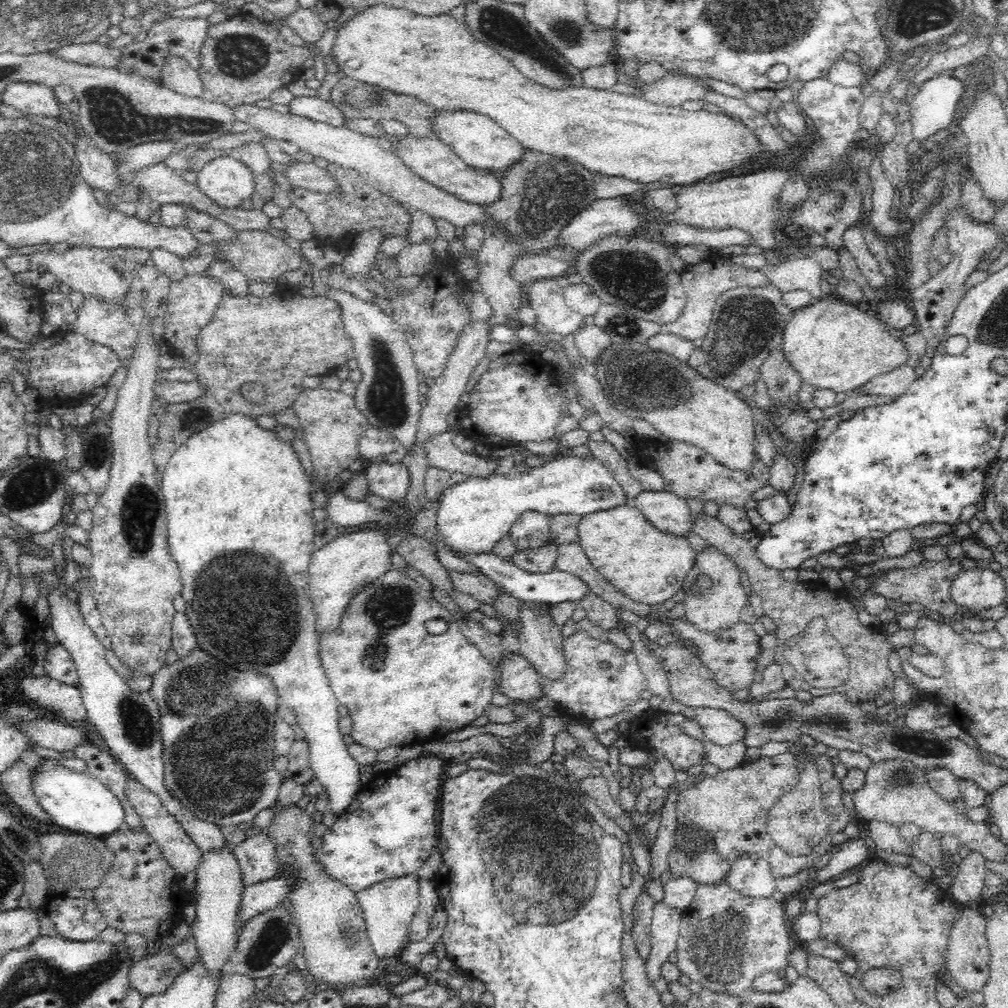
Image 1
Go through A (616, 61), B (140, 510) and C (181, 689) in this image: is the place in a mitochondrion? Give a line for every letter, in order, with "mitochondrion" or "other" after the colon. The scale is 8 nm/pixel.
A: other
B: mitochondrion
C: mitochondrion

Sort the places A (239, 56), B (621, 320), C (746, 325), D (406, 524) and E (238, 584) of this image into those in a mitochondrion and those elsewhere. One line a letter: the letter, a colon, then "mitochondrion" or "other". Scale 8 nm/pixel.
A: mitochondrion
B: mitochondrion
C: mitochondrion
D: other
E: mitochondrion

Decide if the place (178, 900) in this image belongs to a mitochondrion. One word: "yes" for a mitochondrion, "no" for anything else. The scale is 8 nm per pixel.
no

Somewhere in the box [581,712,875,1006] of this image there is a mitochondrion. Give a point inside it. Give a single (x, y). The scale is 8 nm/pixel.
(717, 948)

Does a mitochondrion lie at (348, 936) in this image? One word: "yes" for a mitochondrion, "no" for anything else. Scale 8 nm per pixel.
yes

